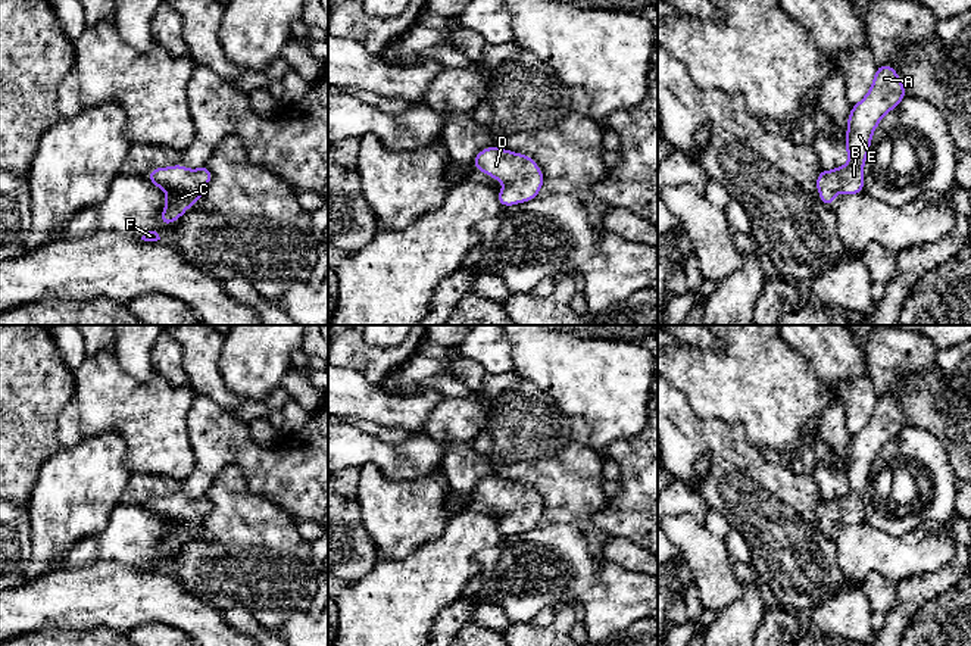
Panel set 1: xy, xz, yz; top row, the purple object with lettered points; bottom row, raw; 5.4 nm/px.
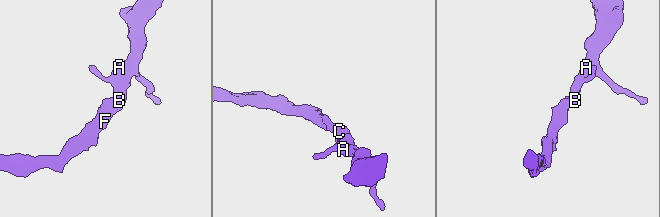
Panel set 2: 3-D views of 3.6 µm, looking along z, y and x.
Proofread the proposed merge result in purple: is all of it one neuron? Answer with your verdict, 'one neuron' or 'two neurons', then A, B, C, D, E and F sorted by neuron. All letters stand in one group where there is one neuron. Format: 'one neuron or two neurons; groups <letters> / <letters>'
one neuron; groups A B C D E F

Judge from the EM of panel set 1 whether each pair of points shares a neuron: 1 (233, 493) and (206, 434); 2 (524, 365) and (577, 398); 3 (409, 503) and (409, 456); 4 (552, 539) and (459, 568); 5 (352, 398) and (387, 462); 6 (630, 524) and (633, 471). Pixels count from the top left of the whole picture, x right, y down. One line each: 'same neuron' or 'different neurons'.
1: different neurons
2: same neuron
3: different neurons
4: different neurons
5: different neurons
6: same neuron

